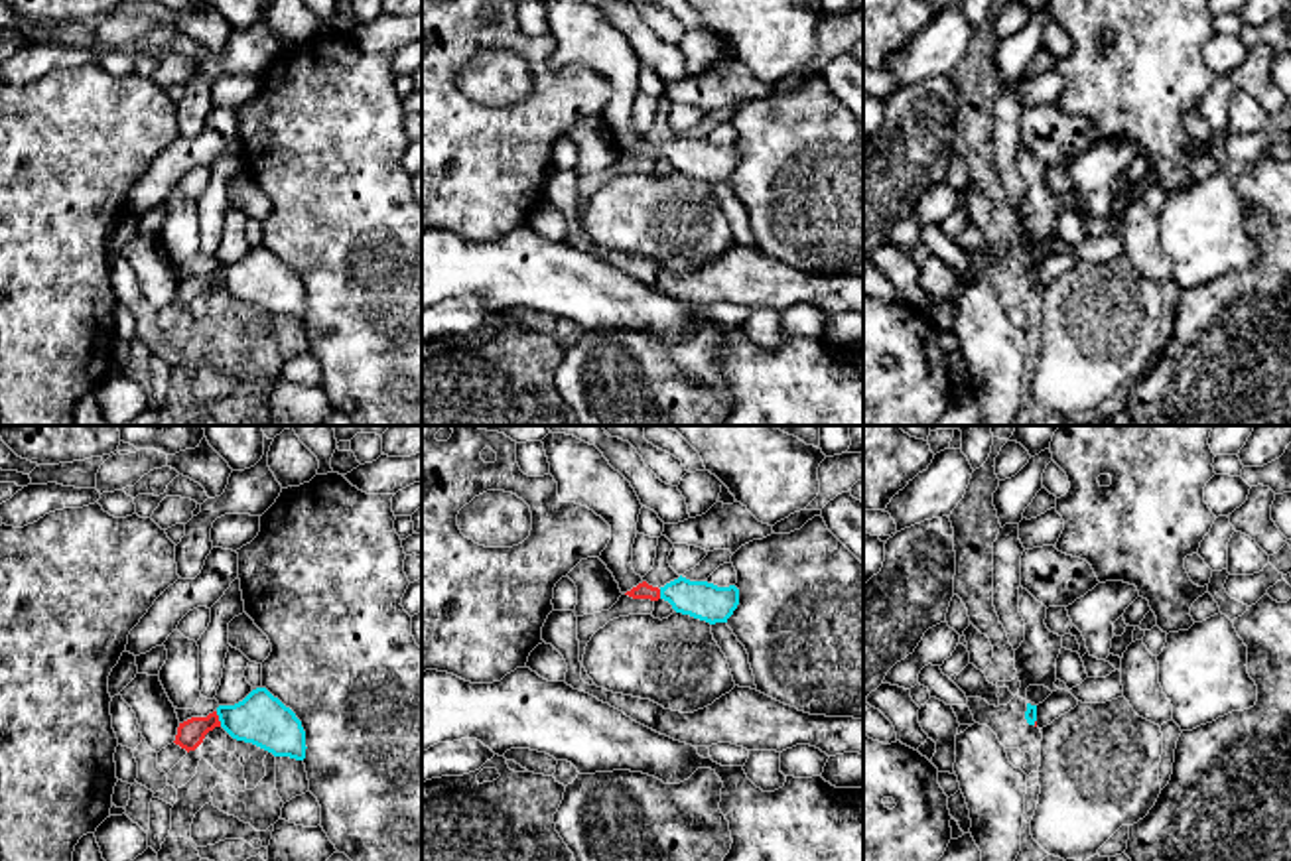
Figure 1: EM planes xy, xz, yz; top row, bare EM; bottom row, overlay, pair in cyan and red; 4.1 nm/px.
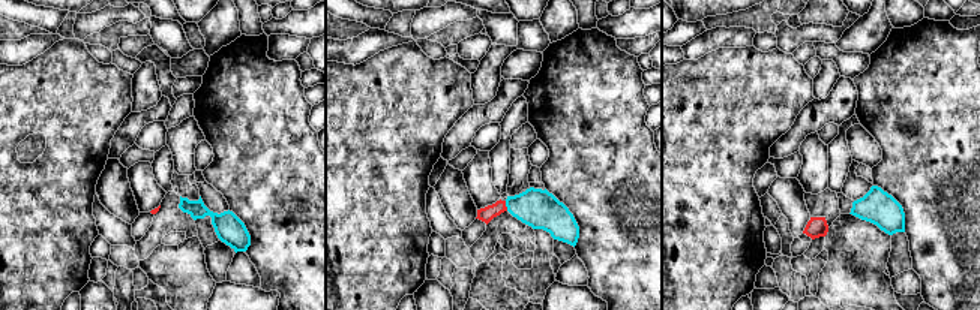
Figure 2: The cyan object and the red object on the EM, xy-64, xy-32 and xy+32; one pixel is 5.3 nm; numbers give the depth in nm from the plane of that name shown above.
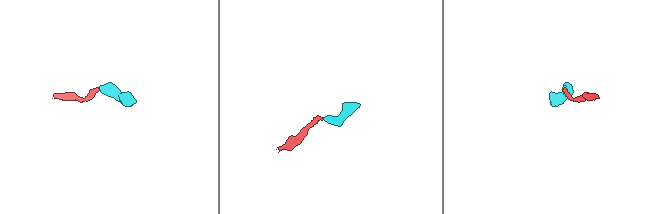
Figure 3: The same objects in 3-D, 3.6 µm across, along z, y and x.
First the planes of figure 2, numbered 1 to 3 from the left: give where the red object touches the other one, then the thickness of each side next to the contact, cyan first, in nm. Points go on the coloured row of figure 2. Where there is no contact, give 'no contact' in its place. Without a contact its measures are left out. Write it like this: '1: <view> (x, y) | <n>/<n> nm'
1: no contact
2: xy-32 (506, 205) | 200/80 nm
3: no contact

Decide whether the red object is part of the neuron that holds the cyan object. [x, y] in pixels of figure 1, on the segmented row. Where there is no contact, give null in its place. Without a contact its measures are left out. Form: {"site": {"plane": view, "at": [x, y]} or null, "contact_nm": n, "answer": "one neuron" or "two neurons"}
{"site": {"plane": "xy", "at": [219, 720]}, "contact_nm": 70, "answer": "one neuron"}

